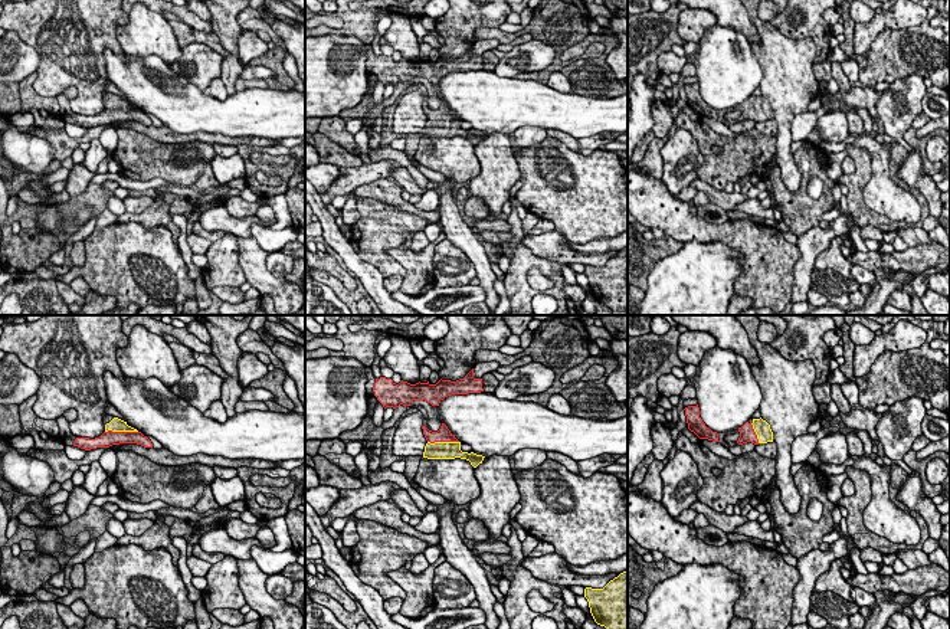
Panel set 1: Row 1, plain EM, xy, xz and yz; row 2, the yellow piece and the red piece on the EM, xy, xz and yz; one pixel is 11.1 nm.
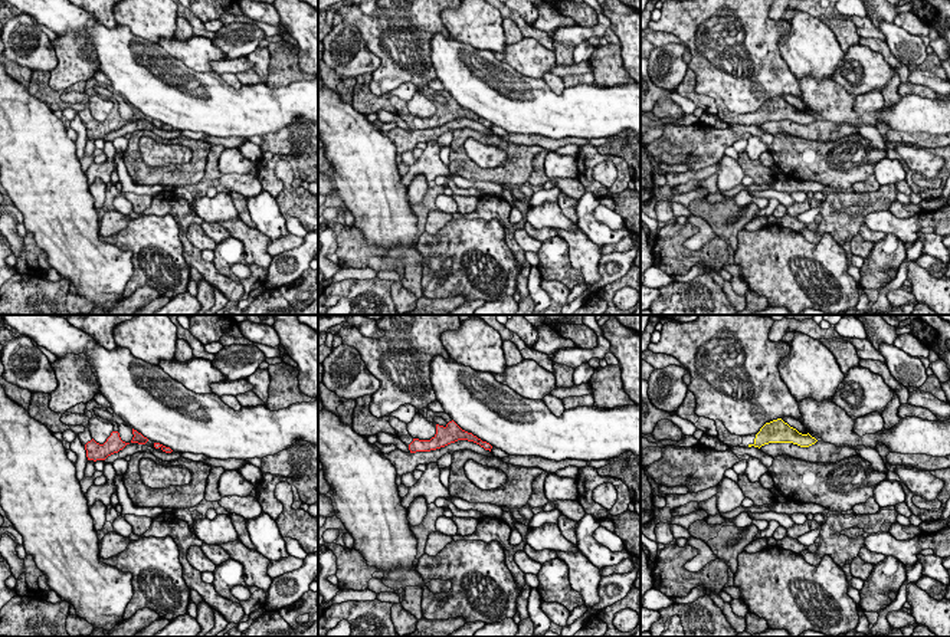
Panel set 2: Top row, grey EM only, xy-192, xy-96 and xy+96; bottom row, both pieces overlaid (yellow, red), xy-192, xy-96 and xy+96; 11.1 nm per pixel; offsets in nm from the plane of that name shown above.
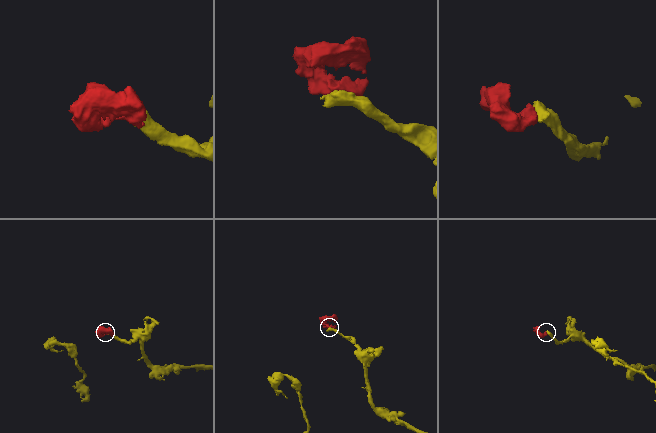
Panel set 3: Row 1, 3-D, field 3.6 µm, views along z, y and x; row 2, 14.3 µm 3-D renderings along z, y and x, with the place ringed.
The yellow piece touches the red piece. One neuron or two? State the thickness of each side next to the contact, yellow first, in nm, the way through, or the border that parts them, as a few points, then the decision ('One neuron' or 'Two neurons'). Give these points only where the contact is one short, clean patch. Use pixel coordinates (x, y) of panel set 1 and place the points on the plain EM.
Thickness 160 nm (yellow) against 170 nm. One neuron

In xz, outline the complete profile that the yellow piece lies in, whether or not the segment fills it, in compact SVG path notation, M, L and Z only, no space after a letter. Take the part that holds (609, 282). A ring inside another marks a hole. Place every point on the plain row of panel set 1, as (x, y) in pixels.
M628 248L603 266L584 266L594 299L609 307L613 315L628 315Z

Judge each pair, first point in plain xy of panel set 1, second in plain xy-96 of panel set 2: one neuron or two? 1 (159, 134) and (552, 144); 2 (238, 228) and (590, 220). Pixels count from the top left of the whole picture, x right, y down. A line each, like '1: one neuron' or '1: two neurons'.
1: one neuron
2: two neurons

